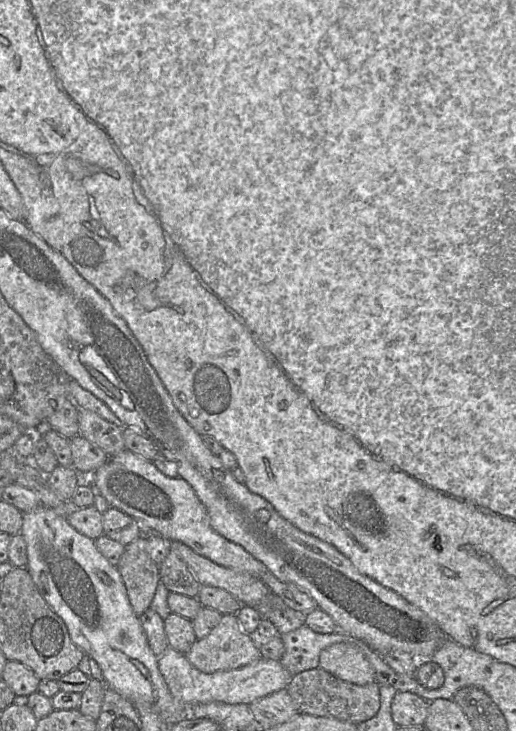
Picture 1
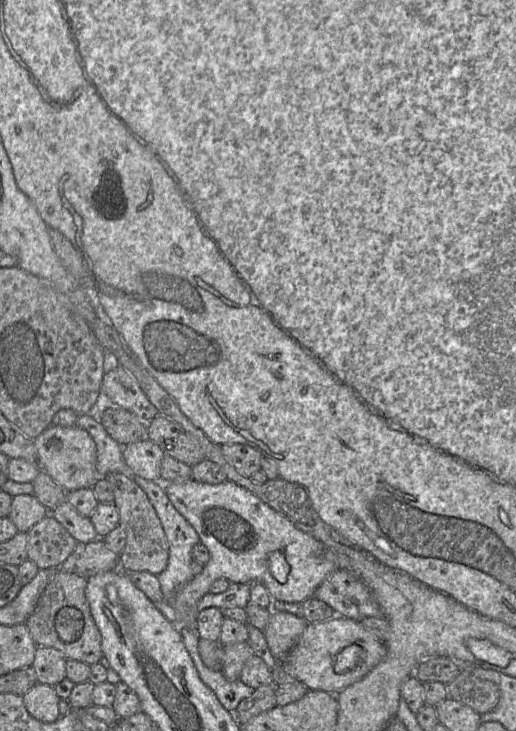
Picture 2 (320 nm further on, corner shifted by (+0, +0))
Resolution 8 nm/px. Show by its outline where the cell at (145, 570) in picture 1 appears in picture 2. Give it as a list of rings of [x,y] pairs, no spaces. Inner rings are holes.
[[[110,473],[105,479],[111,484],[114,502],[119,513],[119,525],[126,534],[125,546],[118,555],[118,568],[122,571],[161,573],[168,562],[168,542],[162,524],[146,493],[121,473]]]

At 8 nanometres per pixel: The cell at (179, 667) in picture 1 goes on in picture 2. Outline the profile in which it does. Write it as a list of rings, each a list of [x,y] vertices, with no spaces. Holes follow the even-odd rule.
[[[335,615],[326,621],[308,623],[295,646],[280,664],[309,690],[337,695],[364,678],[386,657],[385,642],[364,628],[359,621]]]

